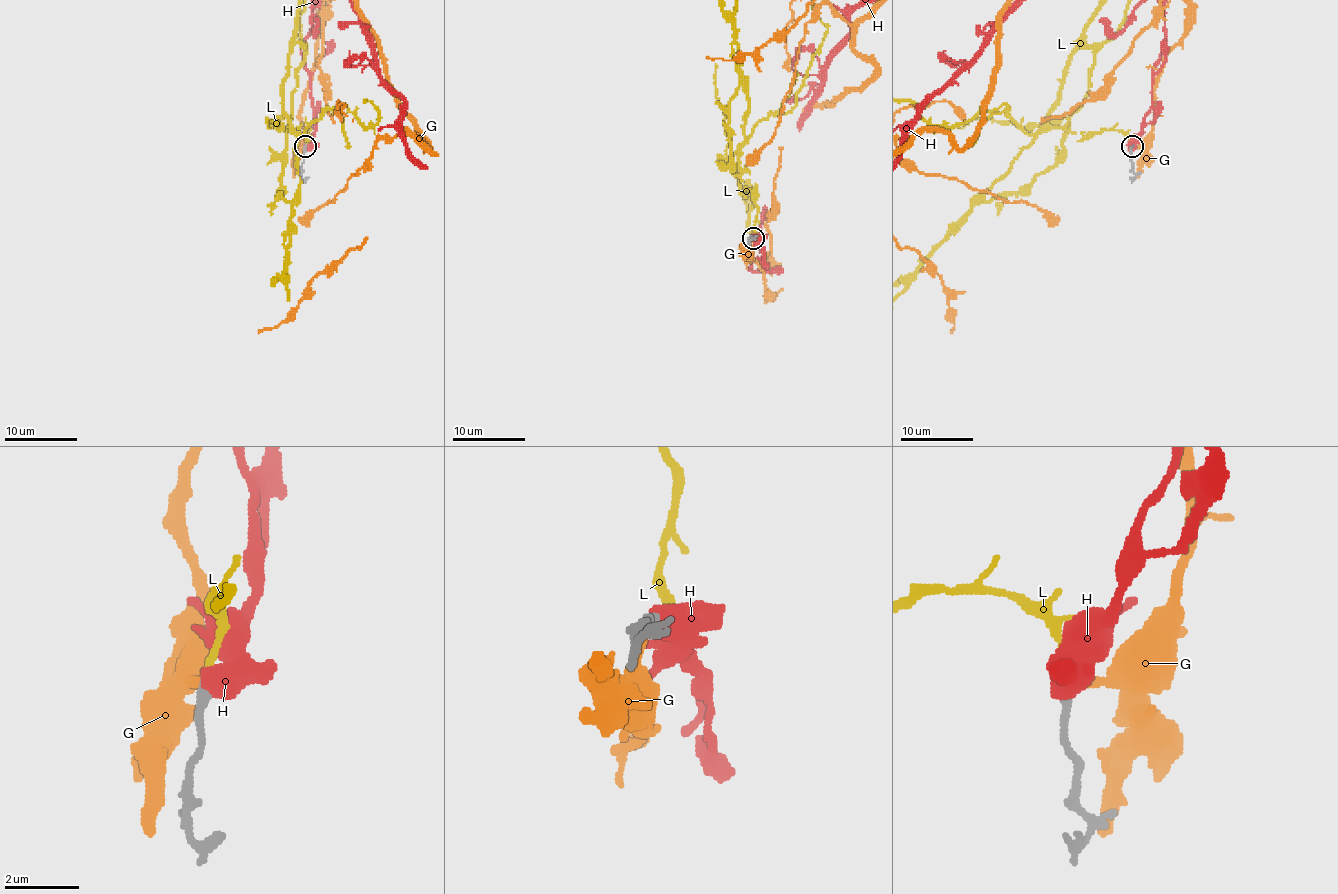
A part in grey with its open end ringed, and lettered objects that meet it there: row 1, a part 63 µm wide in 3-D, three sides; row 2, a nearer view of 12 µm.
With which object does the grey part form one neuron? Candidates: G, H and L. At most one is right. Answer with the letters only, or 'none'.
L

